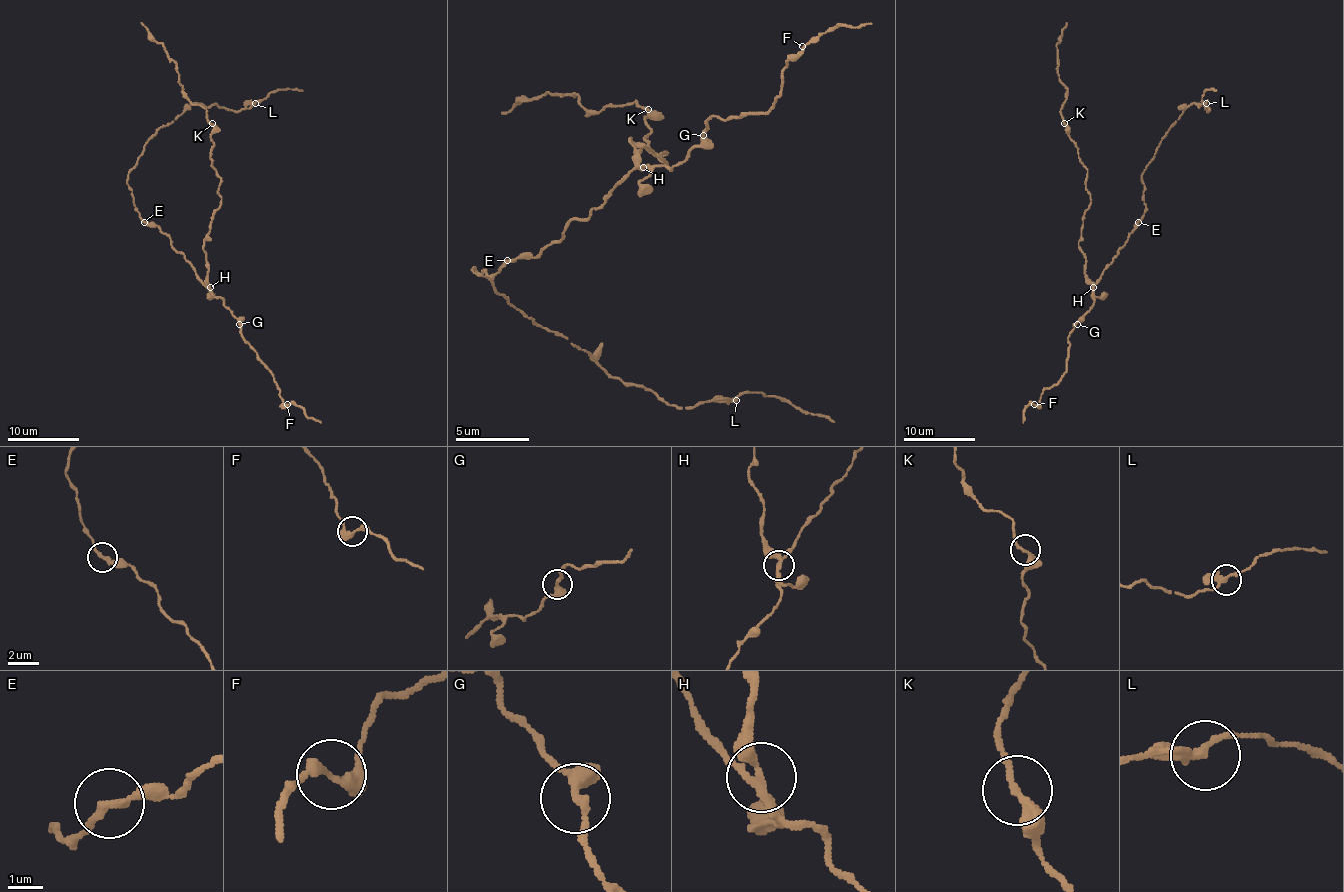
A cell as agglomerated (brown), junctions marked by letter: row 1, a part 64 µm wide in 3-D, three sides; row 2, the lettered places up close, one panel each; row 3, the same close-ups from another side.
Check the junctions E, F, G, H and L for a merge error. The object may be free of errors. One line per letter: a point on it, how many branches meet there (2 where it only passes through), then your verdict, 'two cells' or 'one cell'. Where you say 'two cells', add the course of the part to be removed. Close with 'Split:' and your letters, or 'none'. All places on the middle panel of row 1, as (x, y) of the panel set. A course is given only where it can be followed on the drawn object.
E: (507, 260) | 2 | one cell
F: (802, 46) | 3 | one cell
G: (703, 135) | 3 | one cell
H: (643, 167) | 3 | two cells | (644, 168), (633, 139), (666, 153), (648, 146), (636, 102), (589, 113), (548, 91), (500, 113)
L: (736, 400) | 2 | one cell
Split: H

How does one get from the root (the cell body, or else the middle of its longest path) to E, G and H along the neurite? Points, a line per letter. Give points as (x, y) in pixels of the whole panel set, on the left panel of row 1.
E: (187, 261), (156, 225), (144, 222)
G: (187, 261), (198, 279), (223, 300), (239, 324)
H: (187, 261), (196, 275), (210, 288)

